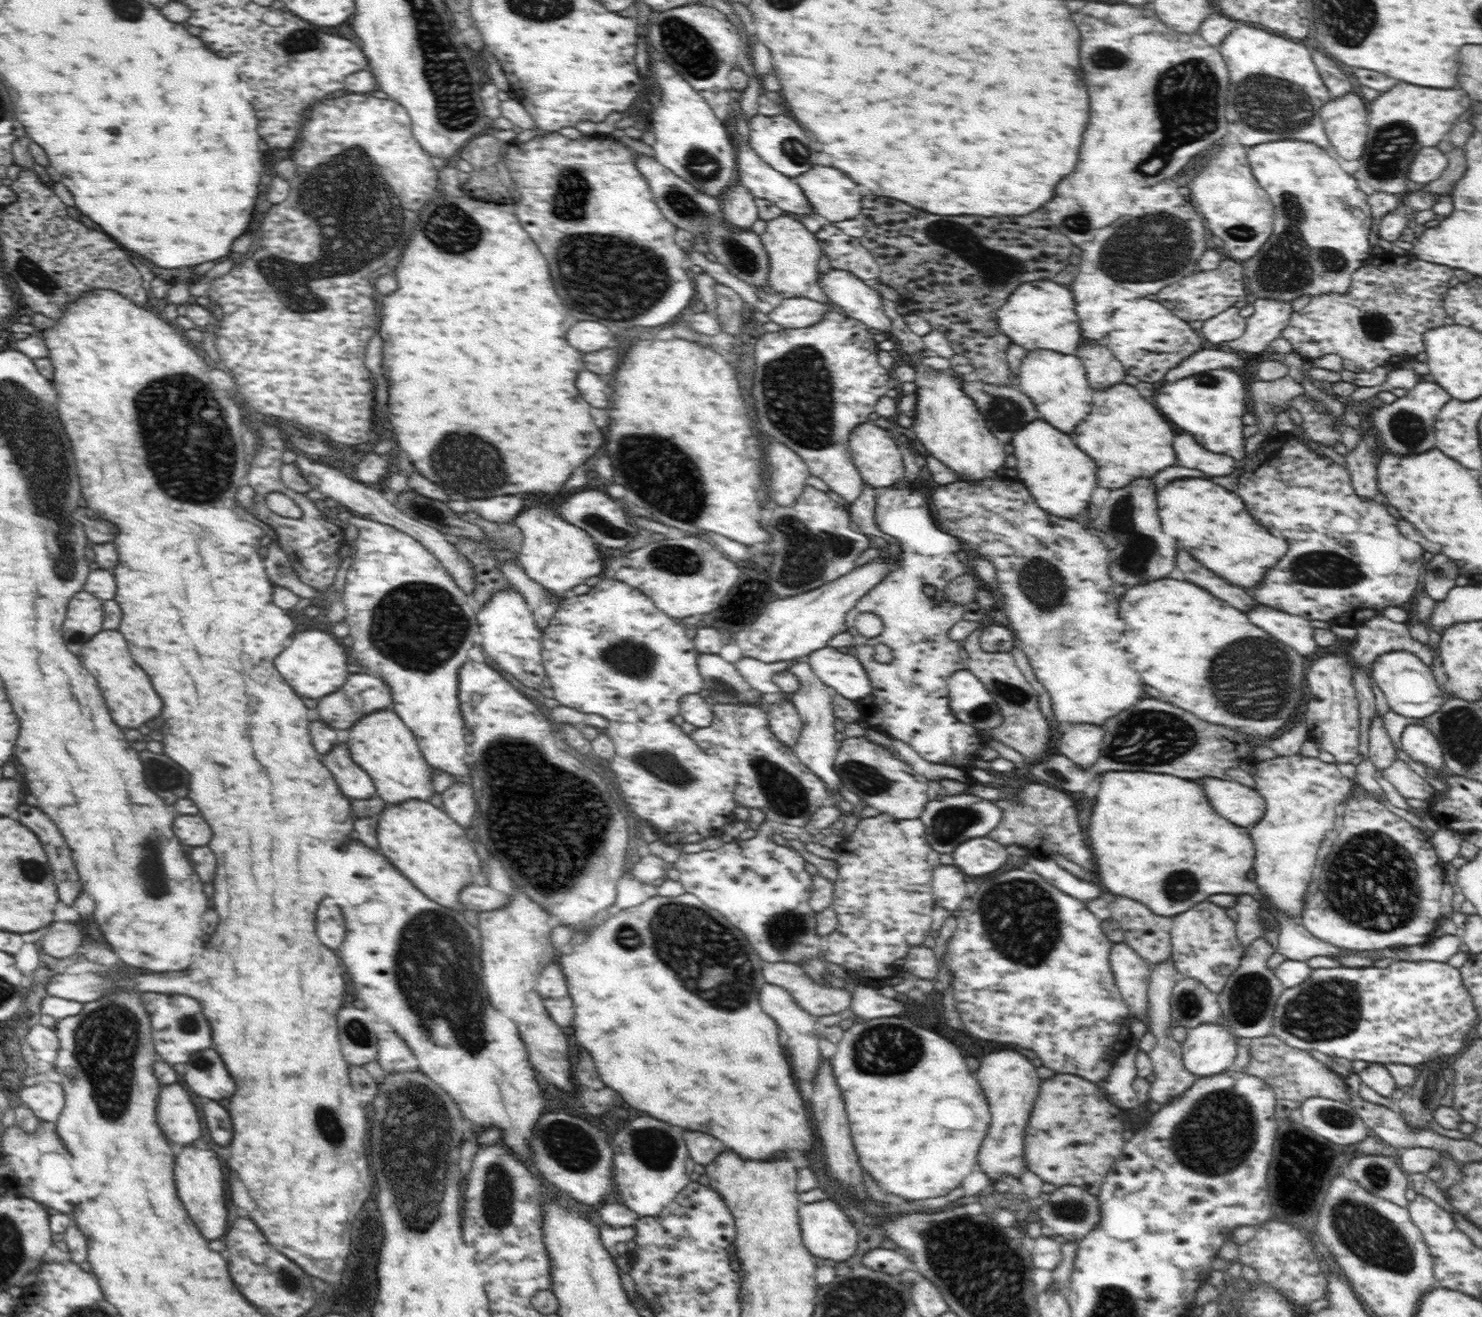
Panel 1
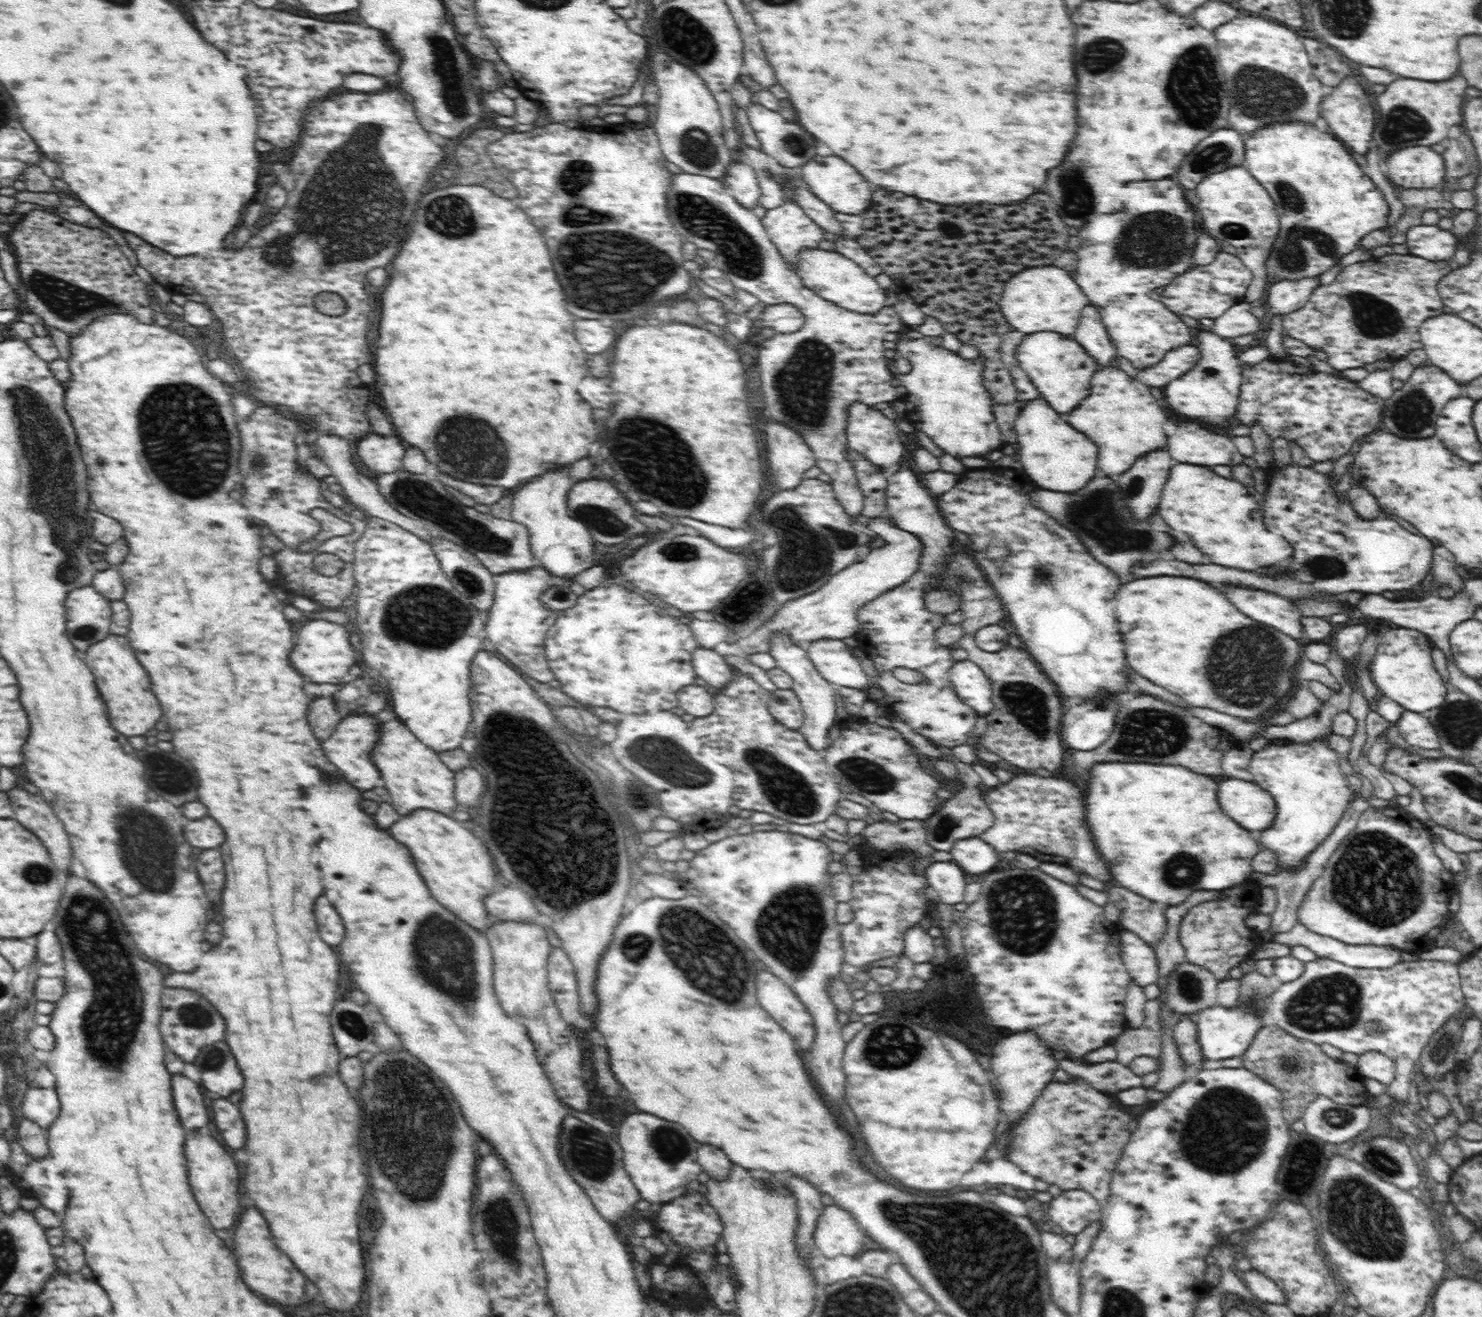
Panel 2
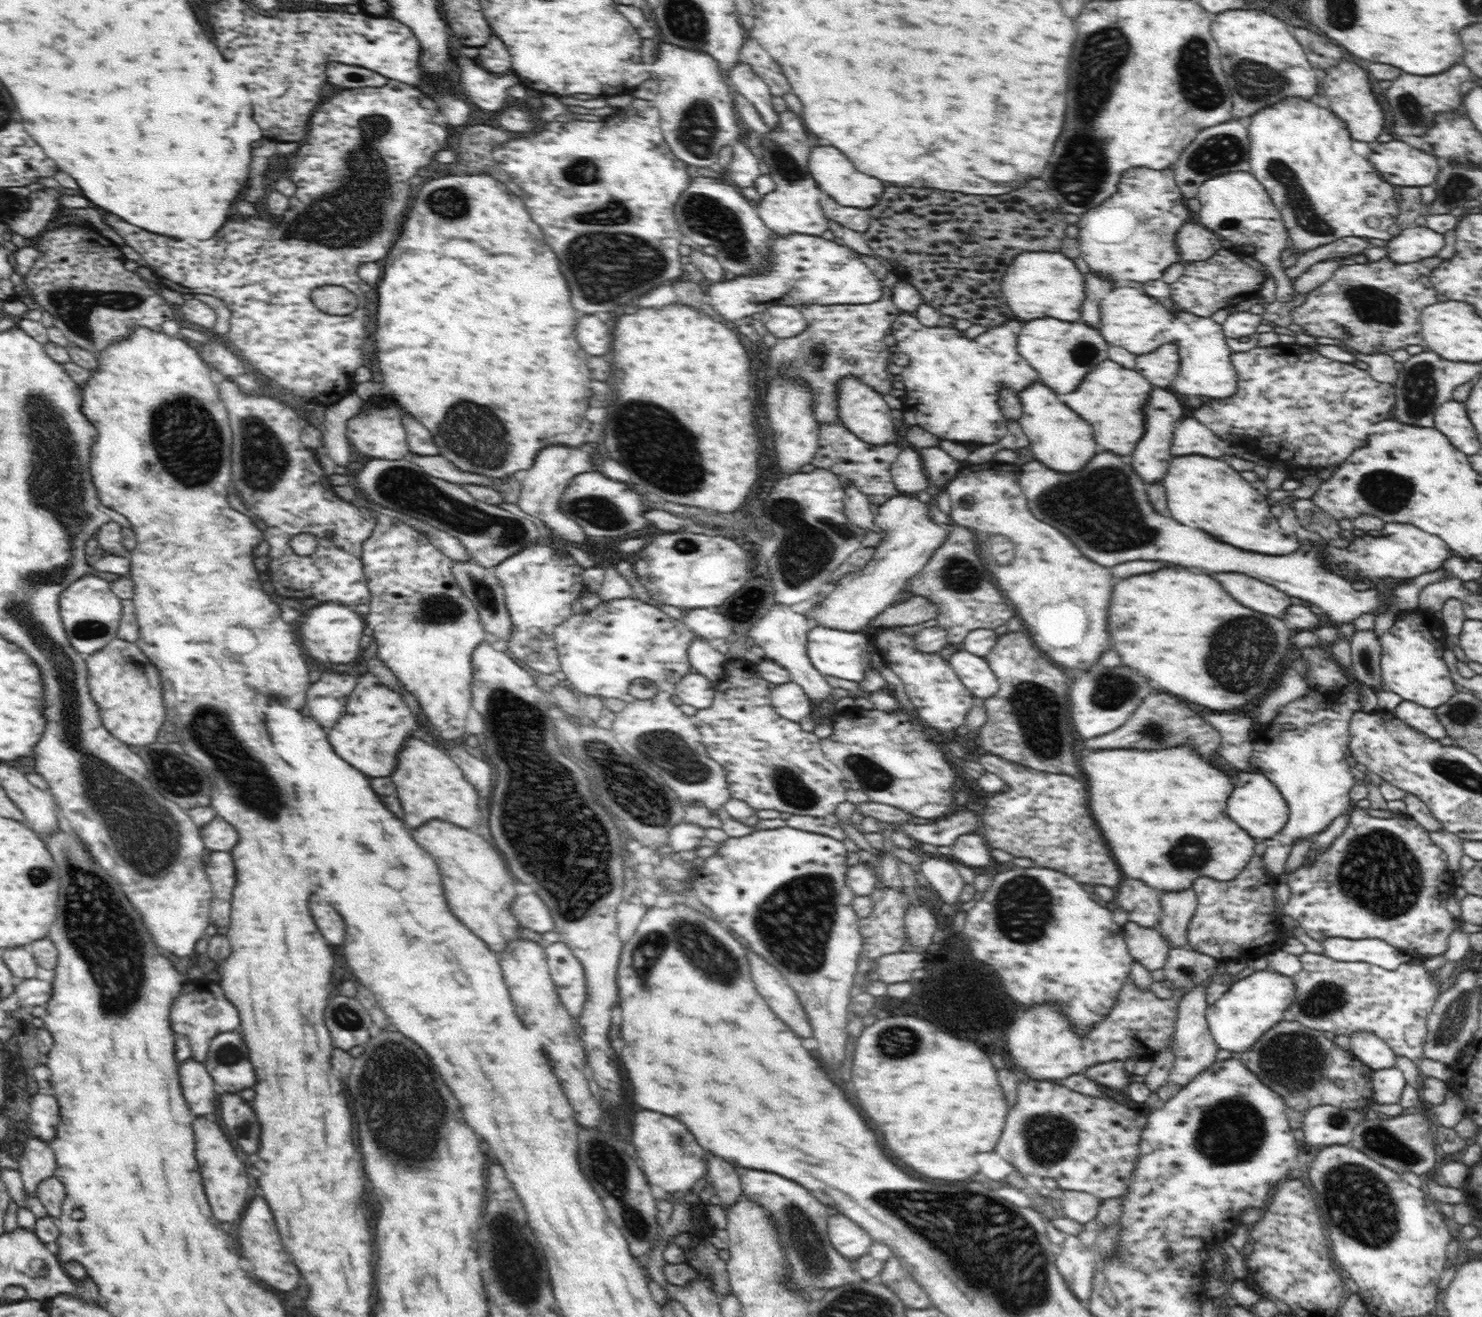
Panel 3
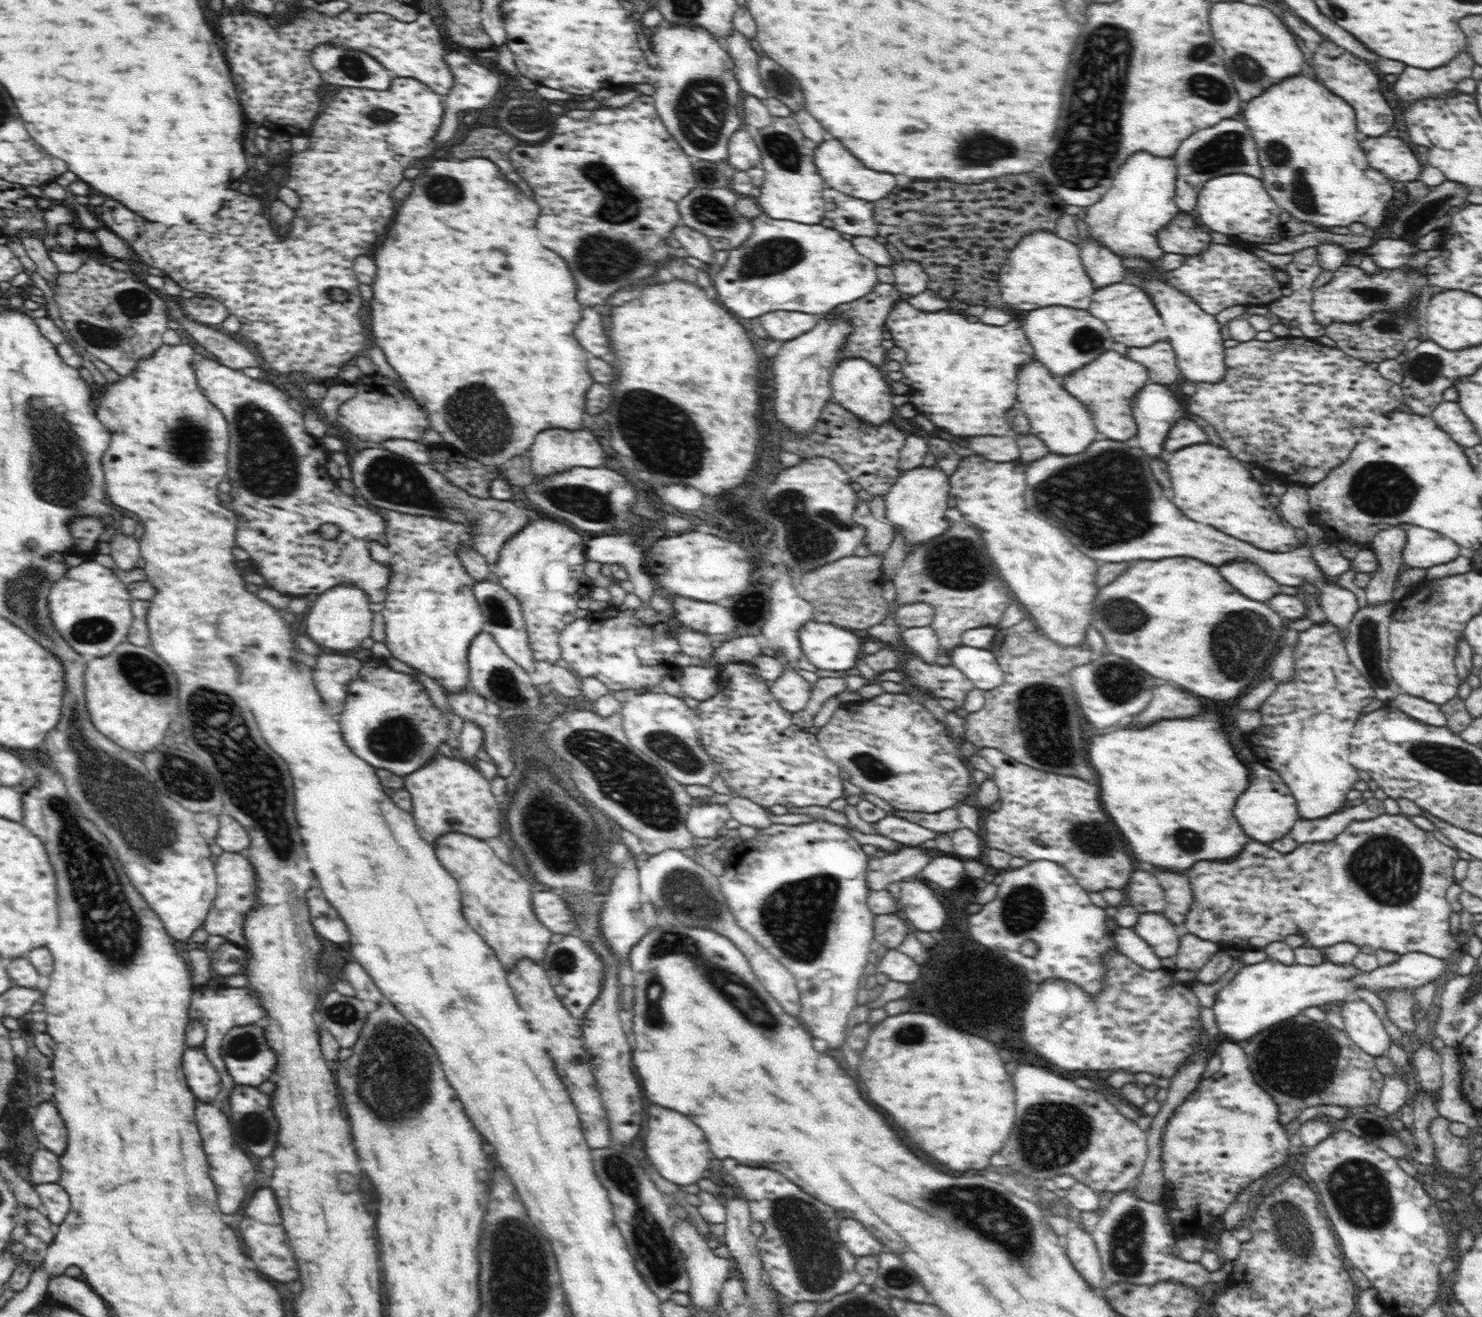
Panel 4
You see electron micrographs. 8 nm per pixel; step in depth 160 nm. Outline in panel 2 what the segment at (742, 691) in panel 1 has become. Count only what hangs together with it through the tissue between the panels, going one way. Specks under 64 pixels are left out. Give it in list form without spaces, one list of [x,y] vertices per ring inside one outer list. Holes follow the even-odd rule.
[[[696,648],[692,664],[698,678],[719,690],[726,688],[734,678],[734,668],[726,662],[725,657],[714,650]]]

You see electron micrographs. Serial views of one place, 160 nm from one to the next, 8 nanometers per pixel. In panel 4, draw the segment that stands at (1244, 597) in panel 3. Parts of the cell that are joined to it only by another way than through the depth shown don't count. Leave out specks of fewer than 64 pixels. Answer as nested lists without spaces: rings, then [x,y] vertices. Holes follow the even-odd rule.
[[[1246,560],[1228,562],[1226,566],[1220,568],[1220,574],[1236,590],[1252,600],[1266,603],[1266,598],[1280,592],[1280,586],[1276,580],[1272,580],[1270,576],[1266,576],[1266,572],[1260,572],[1260,568],[1256,564],[1246,562]]]

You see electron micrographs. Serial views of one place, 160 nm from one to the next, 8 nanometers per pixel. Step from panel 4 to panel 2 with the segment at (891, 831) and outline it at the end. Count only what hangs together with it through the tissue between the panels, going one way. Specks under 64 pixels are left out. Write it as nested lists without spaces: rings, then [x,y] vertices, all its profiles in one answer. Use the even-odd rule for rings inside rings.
[[[964,788],[950,798],[942,812],[928,820],[927,843],[936,850],[952,850],[956,840],[978,836],[992,826],[992,811],[982,800],[980,790]]]

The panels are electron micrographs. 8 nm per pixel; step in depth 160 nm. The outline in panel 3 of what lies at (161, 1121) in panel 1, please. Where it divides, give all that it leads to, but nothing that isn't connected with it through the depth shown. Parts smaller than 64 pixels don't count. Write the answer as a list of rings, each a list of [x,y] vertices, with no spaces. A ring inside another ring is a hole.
[[[190,1057],[179,1063],[178,1079],[186,1103],[196,1118],[211,1117],[216,1110],[214,1079],[206,1071],[204,1063]]]

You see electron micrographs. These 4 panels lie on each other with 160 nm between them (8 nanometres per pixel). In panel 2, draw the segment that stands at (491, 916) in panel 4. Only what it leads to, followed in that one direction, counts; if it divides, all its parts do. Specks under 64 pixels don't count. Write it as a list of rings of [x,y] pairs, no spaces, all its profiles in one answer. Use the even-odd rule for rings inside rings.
[[[427,808],[401,816],[390,826],[390,834],[410,849],[424,883],[440,905],[482,933],[490,928],[492,917],[484,899],[492,895],[498,885],[492,855],[482,840],[474,838],[472,831],[466,830],[449,815]]]

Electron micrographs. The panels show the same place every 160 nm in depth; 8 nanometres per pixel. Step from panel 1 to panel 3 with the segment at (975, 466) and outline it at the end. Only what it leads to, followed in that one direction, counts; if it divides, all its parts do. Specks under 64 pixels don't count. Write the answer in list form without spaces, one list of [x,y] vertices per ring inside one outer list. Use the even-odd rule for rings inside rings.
[[[900,312],[892,323],[892,334],[896,338],[896,350],[906,354],[909,364],[904,366],[900,376],[904,383],[906,394],[902,397],[903,410],[916,414],[917,425],[934,434],[940,440],[956,440],[974,444],[976,447],[985,444],[996,444],[1007,435],[1004,415],[998,405],[998,386],[1006,386],[1016,392],[1023,391],[1029,384],[1039,380],[1037,372],[1026,363],[1026,359],[1018,353],[1016,344],[1022,323],[1016,318],[1005,322],[1002,326],[988,328],[983,333],[970,339],[952,325],[930,327],[922,324],[915,314]]]

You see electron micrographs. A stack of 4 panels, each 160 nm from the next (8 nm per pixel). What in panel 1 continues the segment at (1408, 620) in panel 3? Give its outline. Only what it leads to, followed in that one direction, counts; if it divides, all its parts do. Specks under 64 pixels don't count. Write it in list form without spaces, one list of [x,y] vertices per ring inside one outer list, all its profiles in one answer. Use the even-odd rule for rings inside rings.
[[[1404,650],[1384,652],[1373,659],[1370,667],[1372,678],[1384,693],[1390,711],[1415,720],[1425,719],[1442,706],[1444,702],[1442,690],[1436,682],[1432,668],[1412,652]]]

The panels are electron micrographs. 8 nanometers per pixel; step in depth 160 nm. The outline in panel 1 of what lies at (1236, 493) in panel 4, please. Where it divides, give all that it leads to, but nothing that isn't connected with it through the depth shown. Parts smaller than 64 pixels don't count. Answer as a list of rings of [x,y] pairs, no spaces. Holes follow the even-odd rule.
[[[1178,478],[1166,484],[1162,490],[1156,494],[1156,504],[1160,524],[1164,526],[1164,532],[1172,534],[1180,544],[1196,558],[1200,560],[1206,568],[1214,570],[1218,576],[1228,580],[1230,584],[1242,586],[1242,588],[1255,587],[1266,574],[1268,568],[1272,568],[1286,552],[1288,544],[1286,540],[1276,540],[1268,530],[1264,530],[1246,510],[1242,498],[1236,492],[1230,492],[1210,480],[1202,478]]]

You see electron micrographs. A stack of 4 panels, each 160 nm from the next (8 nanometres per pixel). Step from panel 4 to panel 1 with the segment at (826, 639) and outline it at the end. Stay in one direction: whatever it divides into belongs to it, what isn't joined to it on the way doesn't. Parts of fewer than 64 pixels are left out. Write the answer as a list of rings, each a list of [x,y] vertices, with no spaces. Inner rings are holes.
[[[827,646],[811,652],[804,660],[810,664],[819,680],[822,680],[826,686],[844,698],[862,704],[870,696],[873,688],[868,674],[858,658],[850,655],[850,653],[842,653],[836,648]]]

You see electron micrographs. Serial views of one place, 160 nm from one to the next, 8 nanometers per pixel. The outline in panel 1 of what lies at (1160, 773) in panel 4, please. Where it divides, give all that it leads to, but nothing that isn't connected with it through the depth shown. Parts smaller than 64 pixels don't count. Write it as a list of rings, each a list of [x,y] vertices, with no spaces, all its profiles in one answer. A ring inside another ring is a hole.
[[[1104,772],[1100,776],[1100,790],[1096,794],[1096,802],[1092,804],[1092,814],[1090,814],[1090,826],[1088,838],[1090,838],[1090,848],[1096,856],[1096,864],[1098,864],[1098,874],[1102,884],[1112,892],[1112,896],[1126,896],[1132,898],[1146,907],[1150,907],[1154,914],[1160,916],[1176,916],[1180,912],[1186,912],[1192,909],[1198,903],[1203,903],[1208,896],[1212,894],[1250,894],[1253,896],[1263,908],[1266,908],[1266,899],[1264,893],[1257,887],[1251,876],[1251,869],[1255,856],[1255,848],[1250,838],[1247,827],[1239,827],[1234,823],[1222,818],[1210,805],[1204,787],[1197,780],[1183,779],[1178,776],[1169,774],[1154,774],[1154,772]],[[1276,911],[1273,918],[1280,927],[1278,946],[1275,948],[1275,952],[1282,954],[1284,958],[1306,961],[1313,956],[1338,958],[1344,953],[1352,953],[1352,951],[1338,948],[1329,942],[1316,938],[1308,932],[1307,928],[1282,911]]]

